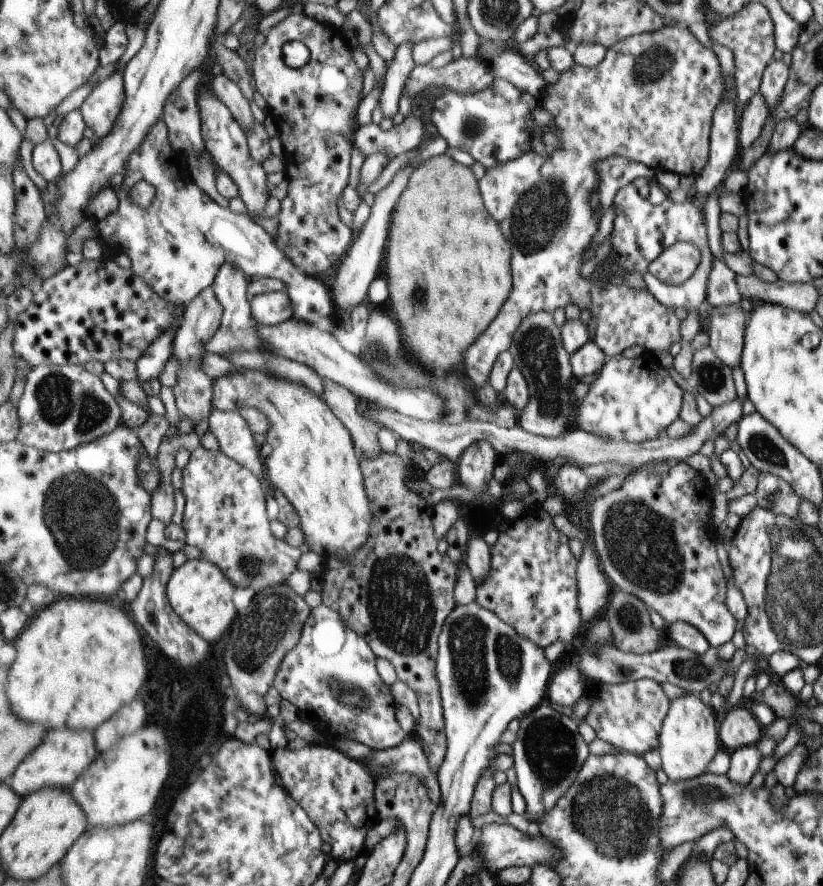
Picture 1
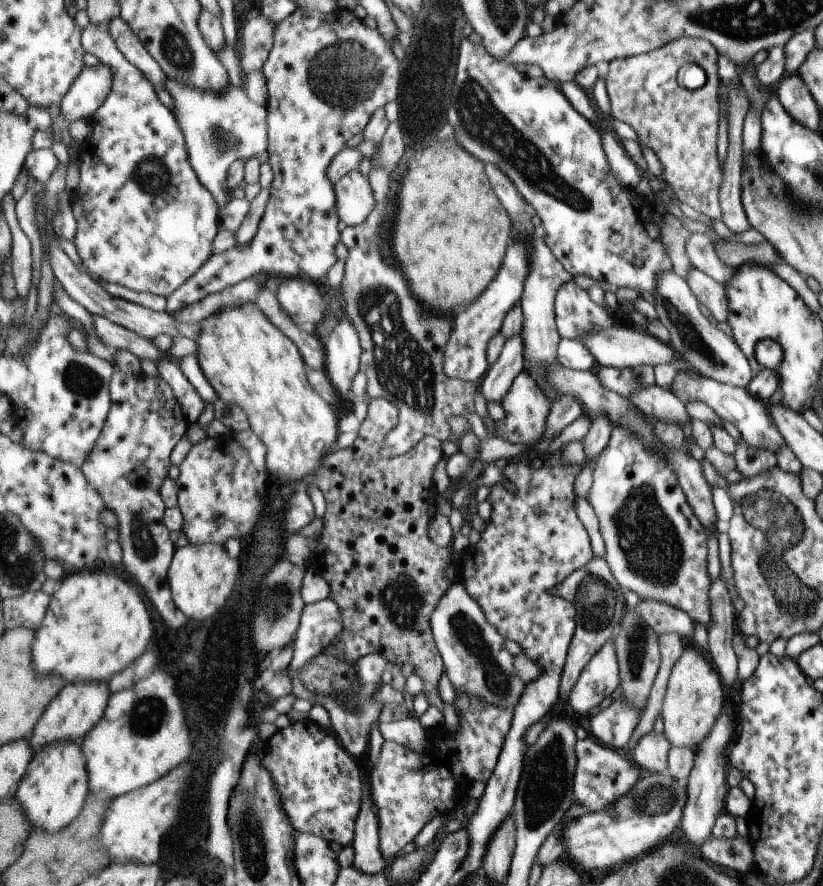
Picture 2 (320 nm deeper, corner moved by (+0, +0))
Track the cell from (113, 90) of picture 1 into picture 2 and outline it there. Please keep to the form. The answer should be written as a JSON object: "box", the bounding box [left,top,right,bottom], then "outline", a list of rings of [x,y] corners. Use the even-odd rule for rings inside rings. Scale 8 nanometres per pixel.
{"box":[72,22,219,299],"outline":[[[89,22],[83,29],[82,43],[87,53],[99,57],[101,63],[108,64],[114,74],[114,81],[111,92],[107,100],[101,105],[97,113],[91,116],[90,125],[92,133],[80,145],[77,154],[77,160],[80,170],[79,186],[75,189],[72,196],[72,207],[75,208],[75,218],[78,222],[78,229],[75,233],[74,244],[82,260],[83,266],[87,272],[94,278],[103,282],[117,282],[131,290],[137,292],[147,292],[164,296],[166,299],[171,296],[182,284],[185,284],[189,278],[193,277],[203,265],[212,257],[211,244],[215,236],[219,234],[219,203],[211,194],[211,191],[202,183],[202,179],[190,161],[190,151],[186,143],[186,136],[182,126],[178,121],[177,114],[174,110],[161,104],[153,83],[143,74],[143,71],[135,66],[130,59],[123,54],[119,48],[118,42],[112,37],[110,31],[101,32],[96,24]]]}

